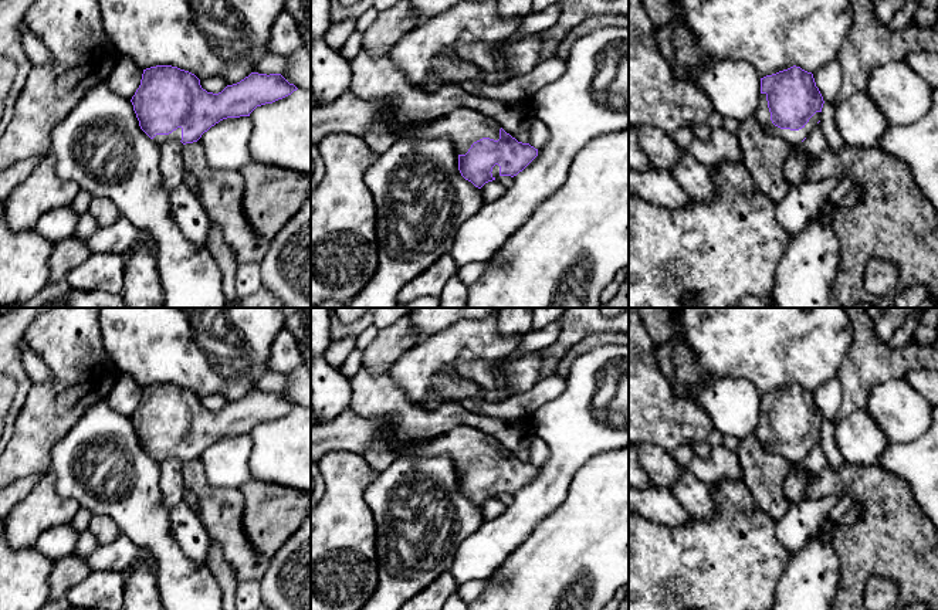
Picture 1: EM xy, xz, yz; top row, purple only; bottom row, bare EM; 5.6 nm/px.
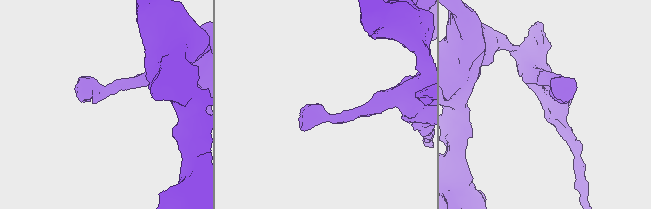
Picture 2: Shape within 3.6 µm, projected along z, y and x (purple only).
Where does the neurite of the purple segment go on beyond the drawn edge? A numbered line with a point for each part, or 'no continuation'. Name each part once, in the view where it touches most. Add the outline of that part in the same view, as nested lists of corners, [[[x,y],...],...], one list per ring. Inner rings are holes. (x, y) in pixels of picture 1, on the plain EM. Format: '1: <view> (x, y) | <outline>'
1: yz (762, 431) | [[[761,411],[761,417],[759,417],[759,421],[758,421],[758,428],[755,431],[755,436],[762,443],[765,450],[786,458],[792,464],[798,464],[805,455],[809,454],[812,447],[820,438],[820,434],[822,434],[822,430],[816,430],[809,437],[809,440],[799,448],[780,447],[780,445],[775,444],[771,438],[771,430],[769,430],[769,426],[768,426],[766,411]]]

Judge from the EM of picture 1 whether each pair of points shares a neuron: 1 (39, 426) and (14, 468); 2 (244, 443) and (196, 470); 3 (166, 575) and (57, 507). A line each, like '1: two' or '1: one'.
1: one
2: two
3: two

